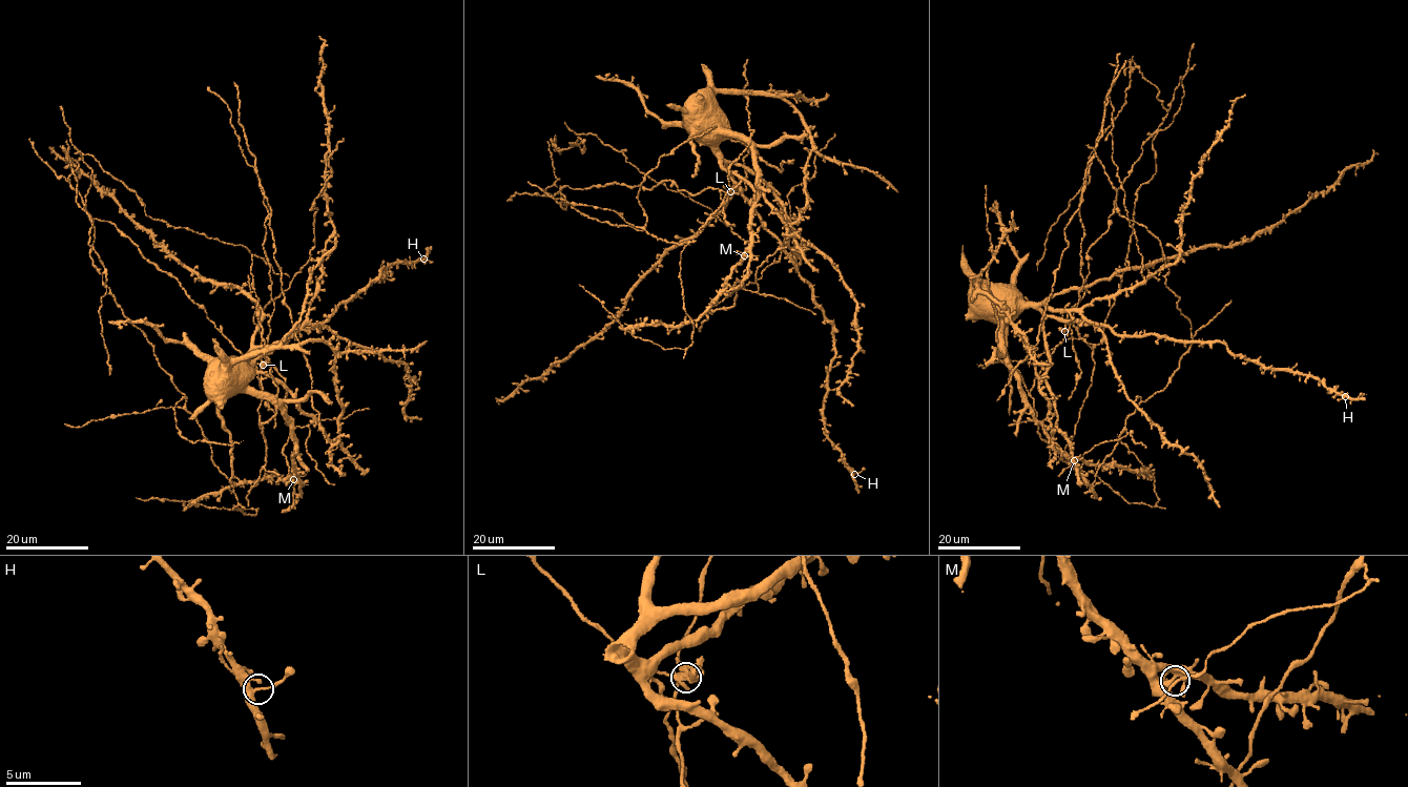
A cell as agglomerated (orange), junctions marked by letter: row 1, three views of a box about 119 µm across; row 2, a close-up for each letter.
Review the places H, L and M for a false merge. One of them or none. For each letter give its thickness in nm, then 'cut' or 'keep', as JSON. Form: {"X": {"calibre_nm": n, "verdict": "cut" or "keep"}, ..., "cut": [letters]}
{"H": {"calibre_nm": 340, "verdict": "keep"}, "L": {"calibre_nm": 300, "verdict": "cut"}, "M": {"calibre_nm": 400, "verdict": "keep"}, "cut": ["L"]}

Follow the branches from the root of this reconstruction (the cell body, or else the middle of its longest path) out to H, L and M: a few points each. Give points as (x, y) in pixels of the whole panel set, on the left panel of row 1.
H: (263, 435), (262, 425), (276, 408), (249, 390), (245, 359), (324, 322), (389, 263), (423, 259)
L: (263, 435), (259, 411), (263, 365)
M: (263, 435), (262, 425), (280, 409), (290, 422), (295, 443), (297, 476), (293, 479)

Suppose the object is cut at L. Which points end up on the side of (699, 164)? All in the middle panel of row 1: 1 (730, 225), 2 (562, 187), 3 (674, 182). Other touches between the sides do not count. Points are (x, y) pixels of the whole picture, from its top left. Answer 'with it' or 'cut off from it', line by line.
1: cut off from it
2: cut off from it
3: cut off from it

